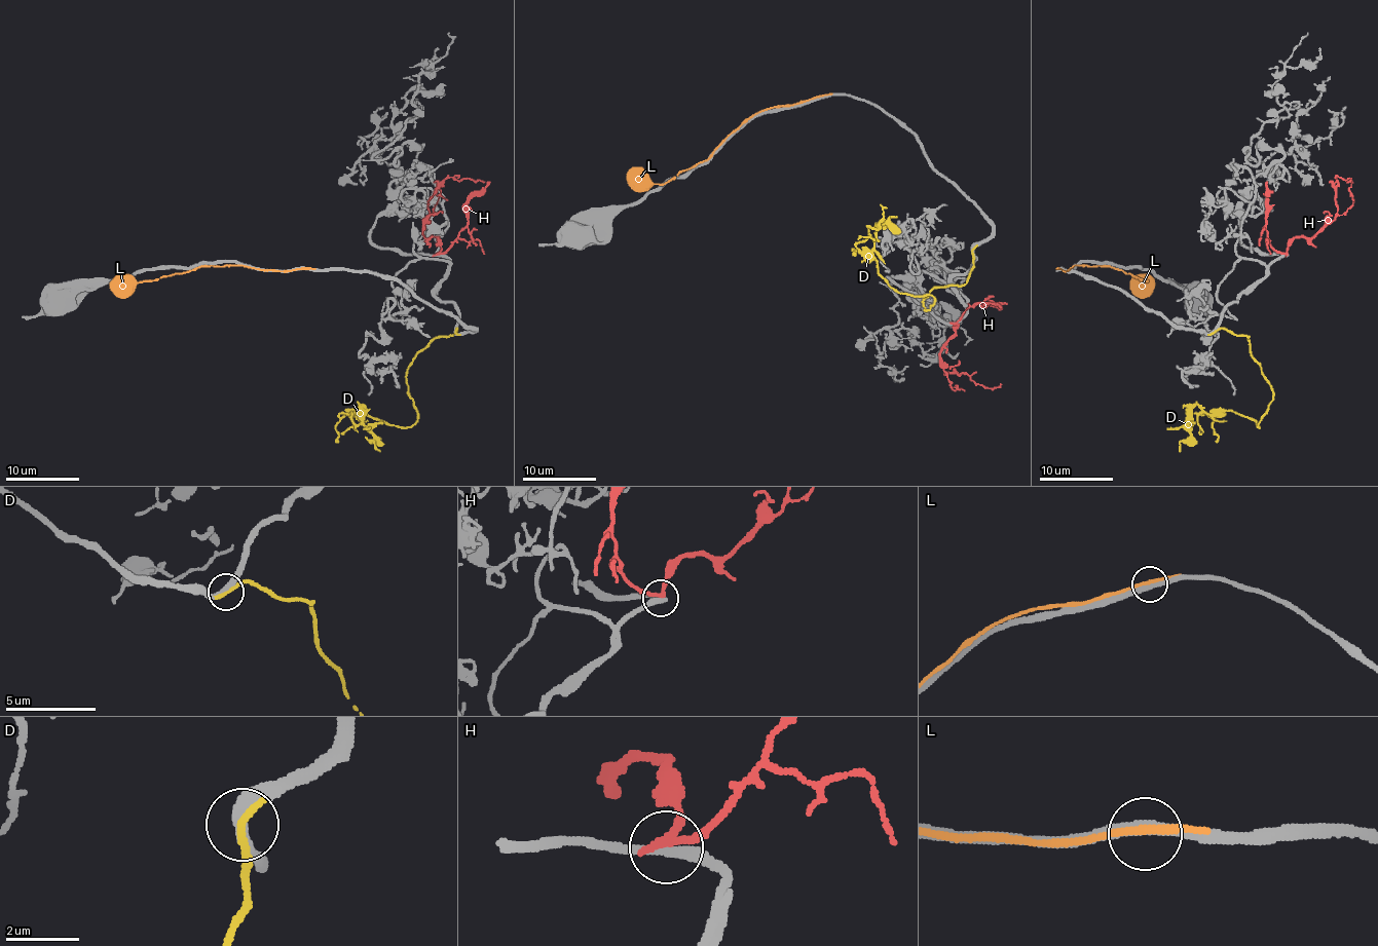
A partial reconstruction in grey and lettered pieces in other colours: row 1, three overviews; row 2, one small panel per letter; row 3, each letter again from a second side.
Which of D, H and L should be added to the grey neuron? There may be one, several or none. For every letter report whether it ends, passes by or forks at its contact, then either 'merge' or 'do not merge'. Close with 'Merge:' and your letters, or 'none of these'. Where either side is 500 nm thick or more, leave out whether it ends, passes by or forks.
D: it ends | merge
H: it passes by | do not merge
L: it passes by | do not merge
Merge: D

